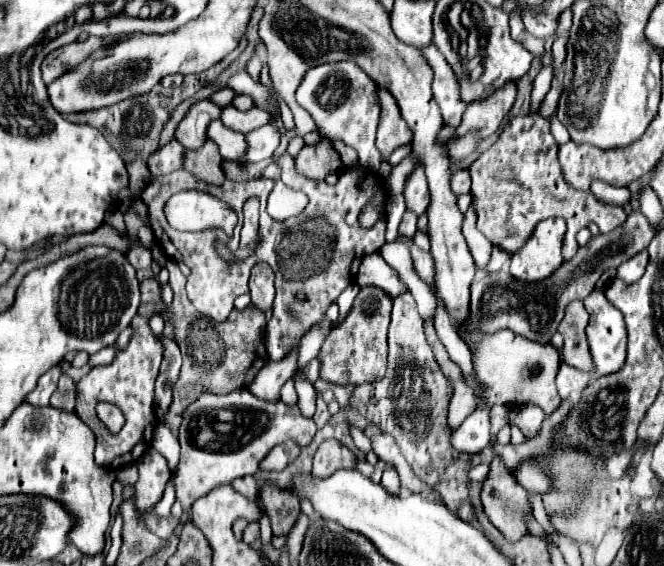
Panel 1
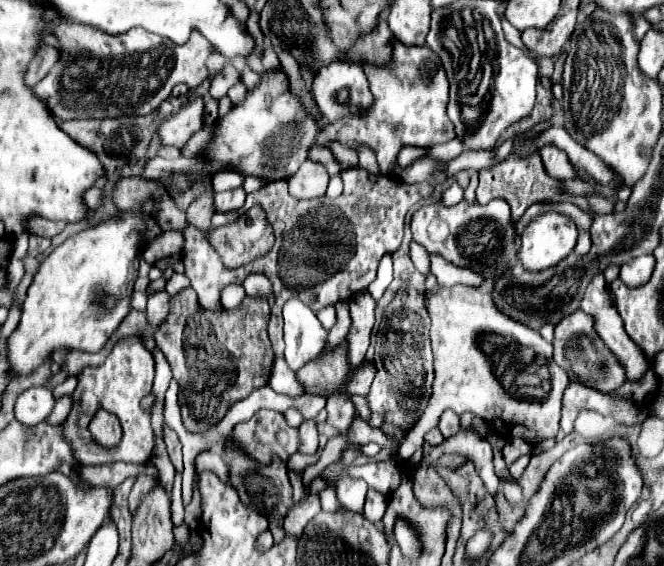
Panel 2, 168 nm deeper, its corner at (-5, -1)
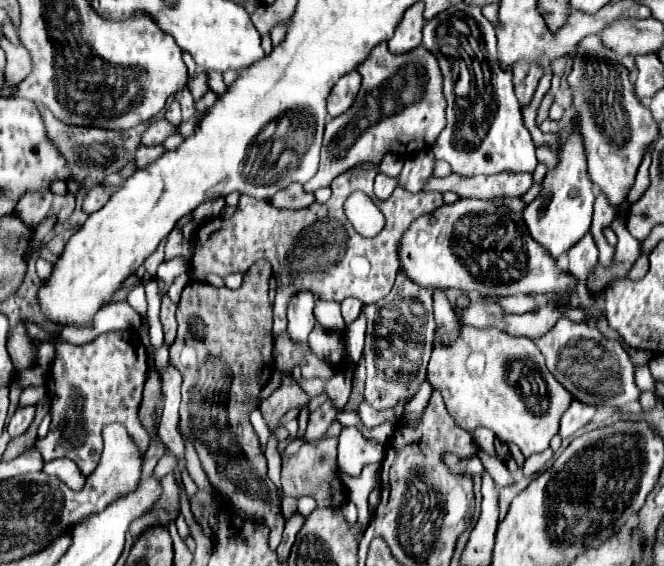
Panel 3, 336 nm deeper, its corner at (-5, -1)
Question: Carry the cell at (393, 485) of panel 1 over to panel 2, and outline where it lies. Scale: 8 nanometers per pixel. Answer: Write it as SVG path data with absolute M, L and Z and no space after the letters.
M369 489L367 491L367 499L365 499L365 511L363 515L373 521L375 525L379 525L383 513L385 513L385 505L387 505L387 495L375 491L375 489Z

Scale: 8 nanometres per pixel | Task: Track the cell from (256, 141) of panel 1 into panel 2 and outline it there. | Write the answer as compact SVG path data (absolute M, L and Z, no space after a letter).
M223 171L223 173L217 173L217 175L213 177L211 185L213 185L213 191L215 191L215 193L221 193L221 191L229 191L229 189L241 187L243 179L245 179L245 177L239 175L239 173L235 173L235 171Z

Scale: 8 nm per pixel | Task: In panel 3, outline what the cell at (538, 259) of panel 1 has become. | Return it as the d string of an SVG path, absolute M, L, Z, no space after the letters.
M573 129L573 135L567 143L561 141L559 159L561 159L559 167L555 171L547 171L543 181L543 191L539 193L539 197L533 203L529 203L527 209L523 211L523 219L531 237L541 247L549 249L553 259L567 253L585 233L589 233L593 201L595 201L595 187L587 175L583 141L577 129Z

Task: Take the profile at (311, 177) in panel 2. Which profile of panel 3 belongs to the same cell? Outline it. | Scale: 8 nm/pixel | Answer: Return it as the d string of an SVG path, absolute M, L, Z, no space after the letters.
M293 183L293 185L281 189L277 195L273 195L271 203L281 209L303 209L303 207L309 207L311 203L315 203L315 197L313 197L313 193L307 193L303 189L303 185Z

